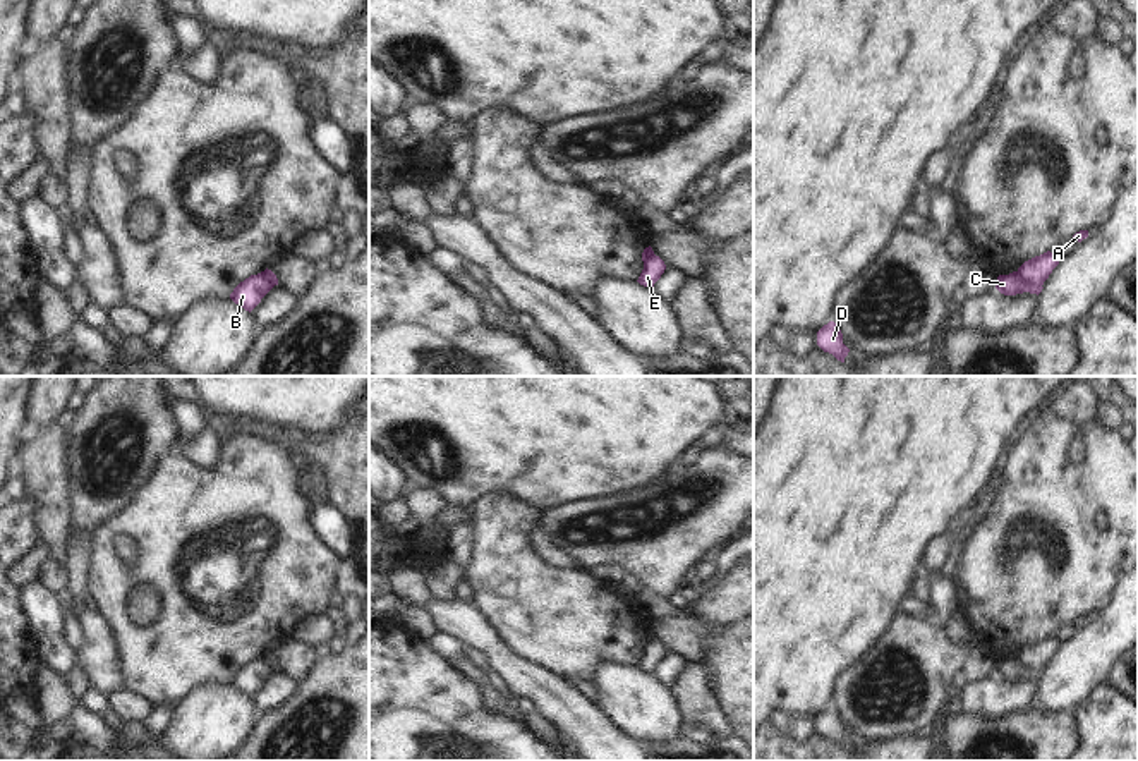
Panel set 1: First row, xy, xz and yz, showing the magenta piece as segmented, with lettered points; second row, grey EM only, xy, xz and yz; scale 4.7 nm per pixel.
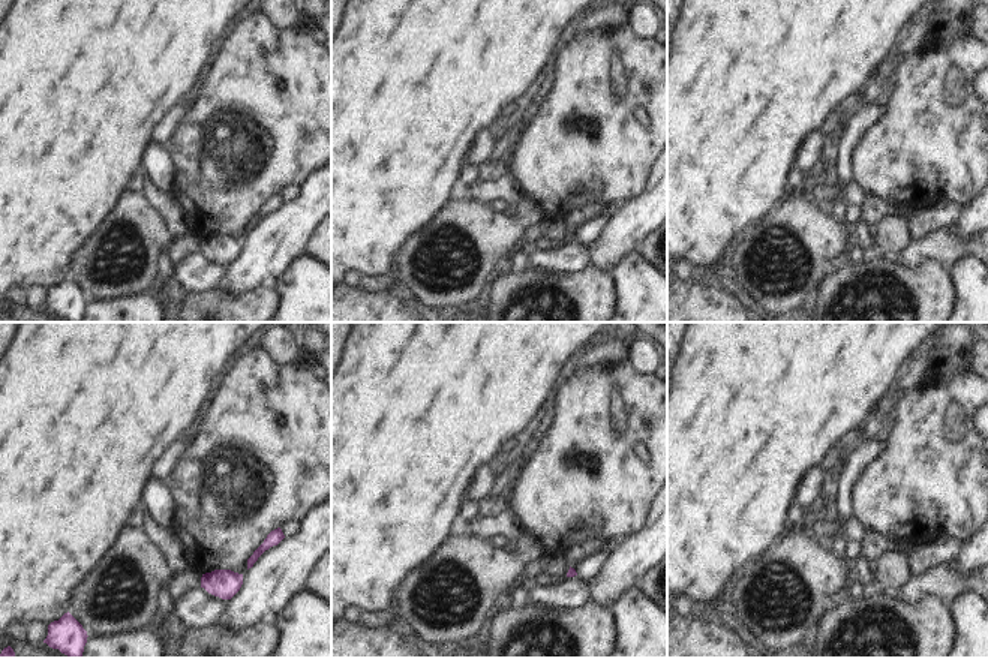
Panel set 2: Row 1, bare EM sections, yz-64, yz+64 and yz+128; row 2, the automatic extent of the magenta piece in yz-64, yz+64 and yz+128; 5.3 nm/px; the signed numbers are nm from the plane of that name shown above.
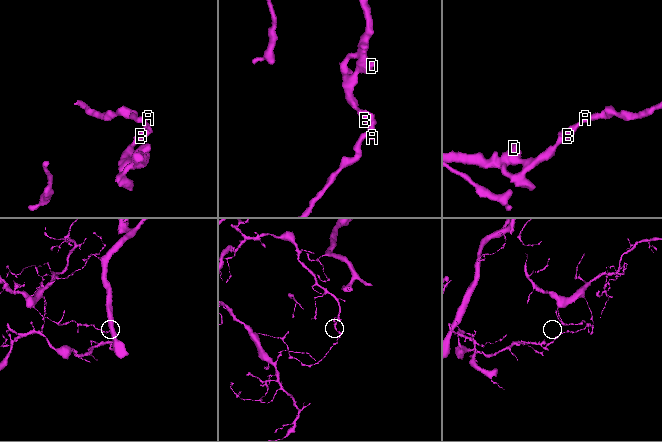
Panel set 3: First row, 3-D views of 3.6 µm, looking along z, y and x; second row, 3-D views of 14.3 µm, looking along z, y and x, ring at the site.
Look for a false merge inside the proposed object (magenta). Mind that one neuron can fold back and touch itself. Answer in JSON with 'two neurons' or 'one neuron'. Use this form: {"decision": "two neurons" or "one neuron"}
{"decision": "two neurons"}

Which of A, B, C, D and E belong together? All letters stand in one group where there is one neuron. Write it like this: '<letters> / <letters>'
A E / B C D

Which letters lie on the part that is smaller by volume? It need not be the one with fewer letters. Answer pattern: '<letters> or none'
B, C, D

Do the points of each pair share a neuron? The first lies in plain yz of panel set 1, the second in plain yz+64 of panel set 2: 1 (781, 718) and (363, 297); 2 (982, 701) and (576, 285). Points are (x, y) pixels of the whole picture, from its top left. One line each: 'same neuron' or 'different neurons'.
1: different neurons
2: different neurons

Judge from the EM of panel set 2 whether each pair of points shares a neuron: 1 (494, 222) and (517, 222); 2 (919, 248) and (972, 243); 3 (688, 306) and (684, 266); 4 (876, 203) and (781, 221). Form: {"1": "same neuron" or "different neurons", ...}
{"1": "same neuron", "2": "same neuron", "3": "different neurons", "4": "same neuron"}

